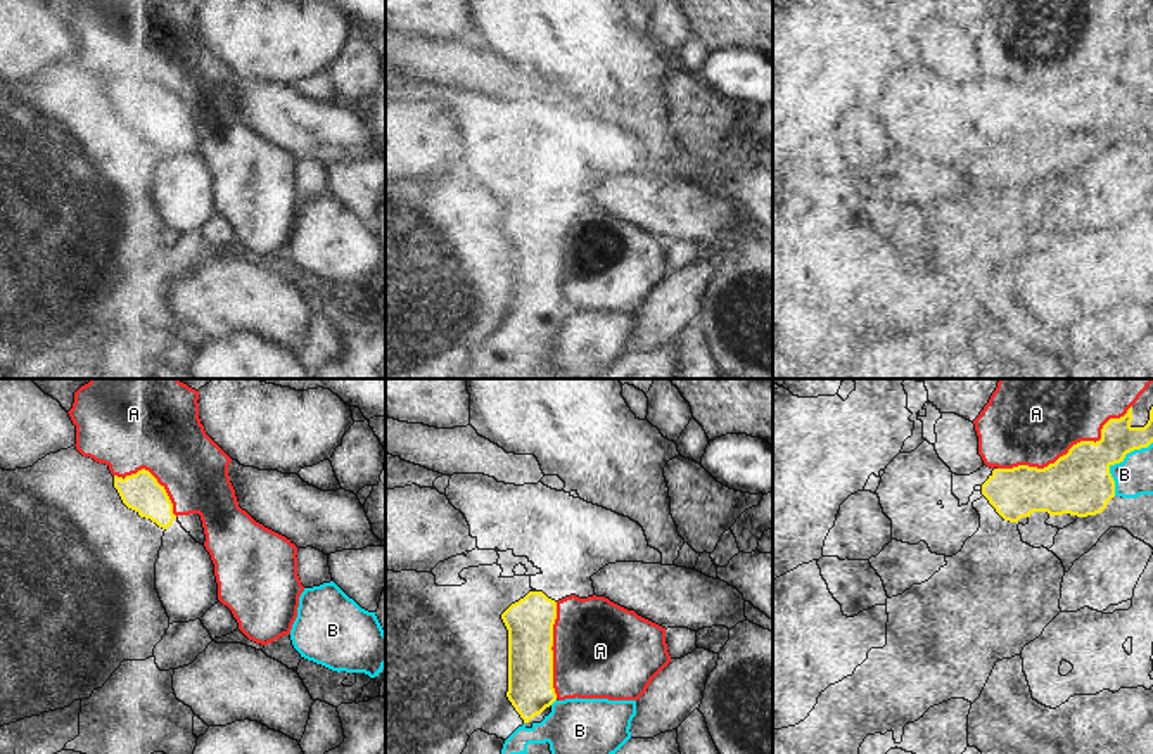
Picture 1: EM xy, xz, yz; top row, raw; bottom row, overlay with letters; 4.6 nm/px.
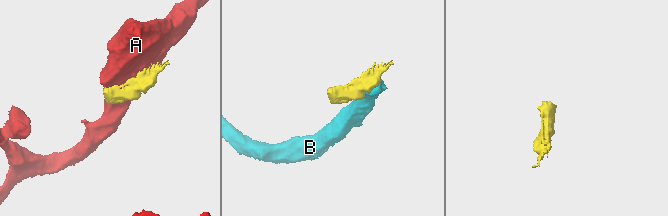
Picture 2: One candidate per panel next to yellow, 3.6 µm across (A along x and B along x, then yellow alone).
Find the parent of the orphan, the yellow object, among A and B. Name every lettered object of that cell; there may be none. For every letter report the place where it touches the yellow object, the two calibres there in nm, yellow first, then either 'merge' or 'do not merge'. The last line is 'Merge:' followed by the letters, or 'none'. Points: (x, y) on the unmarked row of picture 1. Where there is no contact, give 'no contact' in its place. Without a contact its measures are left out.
A: meets yellow in yz at (1069, 63); 300 nm thick on the yellow side, 360 nm on the other; do not merge
B: meets yellow in yz at (1117, 75); 300 nm thick on the yellow side, 180 nm on the other; do not merge
Merge: none

